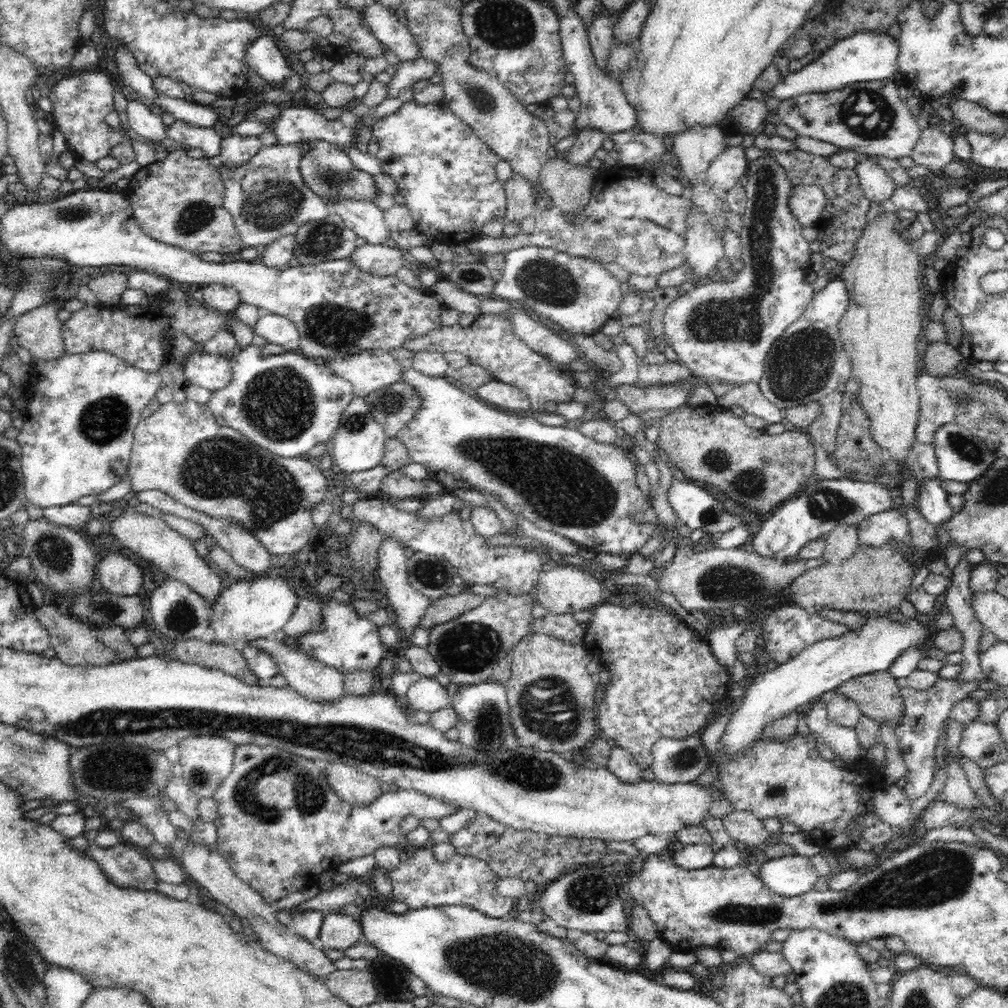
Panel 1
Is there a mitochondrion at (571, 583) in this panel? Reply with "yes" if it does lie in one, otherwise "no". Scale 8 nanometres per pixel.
no

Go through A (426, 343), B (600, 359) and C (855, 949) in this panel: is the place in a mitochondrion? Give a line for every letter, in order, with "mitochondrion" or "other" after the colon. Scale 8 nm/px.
A: other
B: other
C: other

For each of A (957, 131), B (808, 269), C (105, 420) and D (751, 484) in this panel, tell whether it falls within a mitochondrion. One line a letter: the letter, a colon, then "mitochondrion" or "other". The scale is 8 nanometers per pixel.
A: other
B: other
C: mitochondrion
D: mitochondrion

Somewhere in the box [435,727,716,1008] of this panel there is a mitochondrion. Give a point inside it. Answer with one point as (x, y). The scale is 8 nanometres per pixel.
(507, 965)

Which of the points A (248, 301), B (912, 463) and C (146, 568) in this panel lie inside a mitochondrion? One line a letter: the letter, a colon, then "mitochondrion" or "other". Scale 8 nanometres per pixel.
A: other
B: other
C: other

